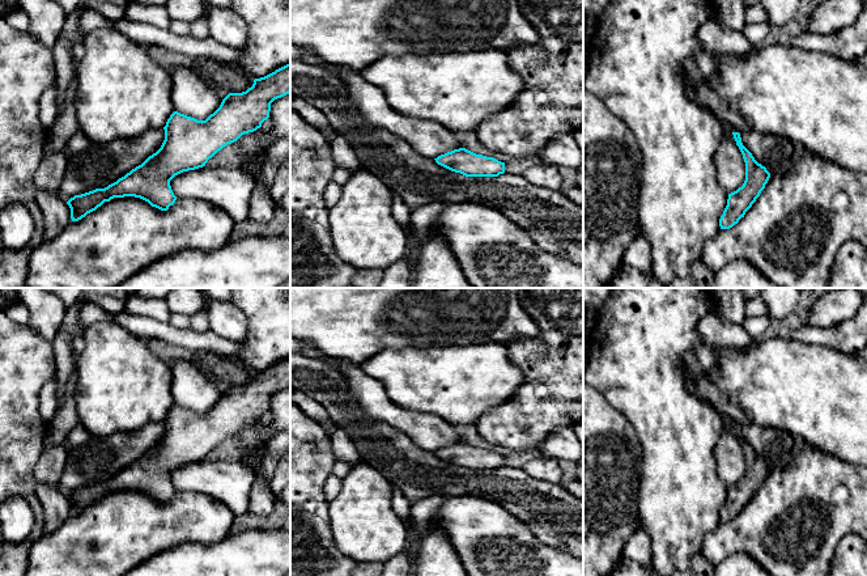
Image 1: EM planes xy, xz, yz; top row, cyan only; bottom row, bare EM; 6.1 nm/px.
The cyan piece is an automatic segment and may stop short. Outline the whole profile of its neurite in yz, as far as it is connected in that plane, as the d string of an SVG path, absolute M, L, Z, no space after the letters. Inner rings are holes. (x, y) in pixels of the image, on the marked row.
M732 132L745 162L745 181L741 187L728 194L727 206L719 219L721 229L730 229L744 217L770 178L765 166L758 164L752 153L743 145L739 132Z

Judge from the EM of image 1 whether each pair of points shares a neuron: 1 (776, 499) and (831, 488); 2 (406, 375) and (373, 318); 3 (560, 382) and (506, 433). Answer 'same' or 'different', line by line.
1: same
2: different
3: same

